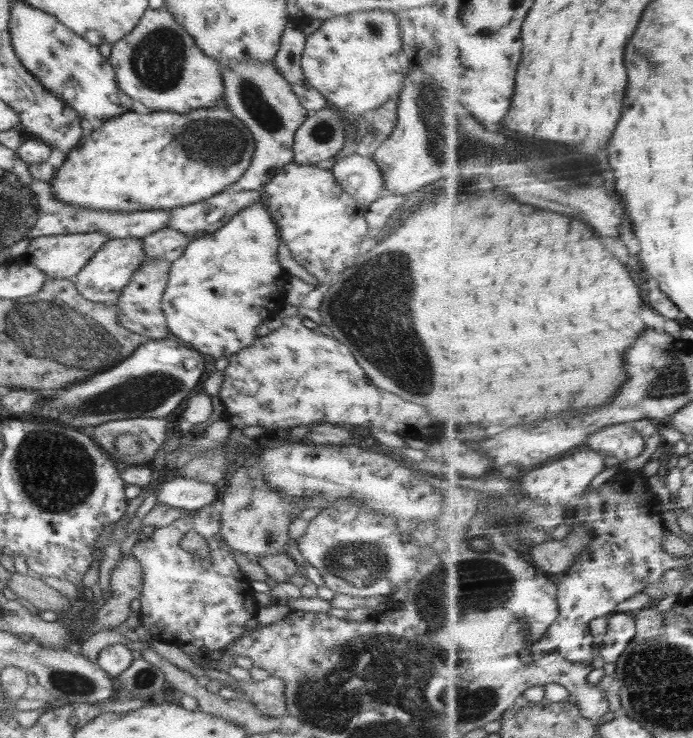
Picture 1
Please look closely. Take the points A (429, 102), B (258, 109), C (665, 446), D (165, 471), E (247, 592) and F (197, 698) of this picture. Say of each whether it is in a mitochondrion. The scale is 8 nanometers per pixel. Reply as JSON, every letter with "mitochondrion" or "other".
{"A":"mitochondrion","B":"mitochondrion","C":"other","D":"other","E":"other","F":"other"}

